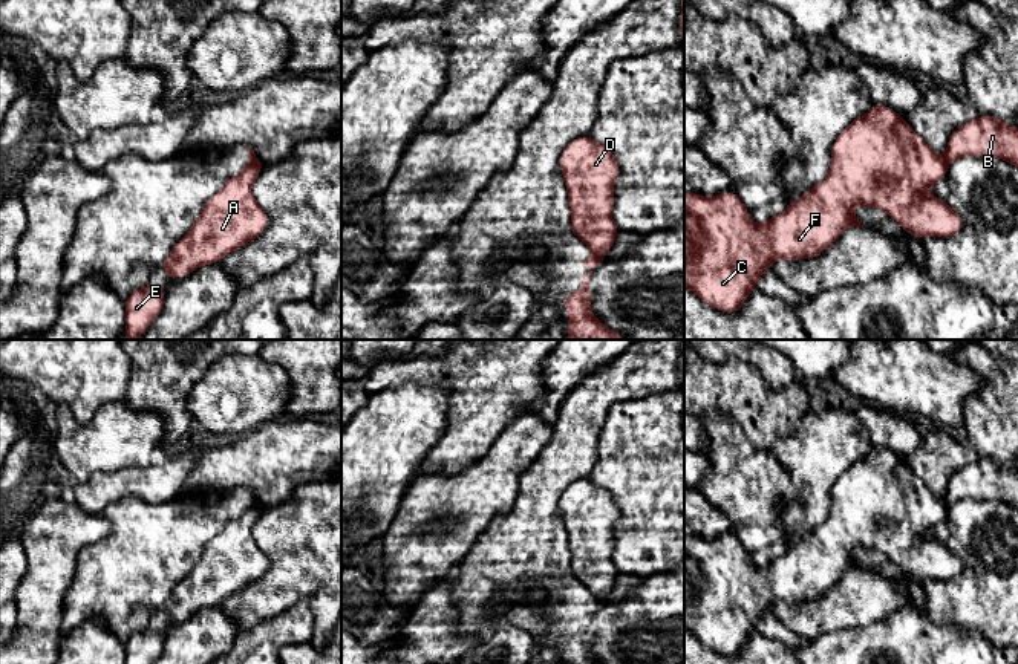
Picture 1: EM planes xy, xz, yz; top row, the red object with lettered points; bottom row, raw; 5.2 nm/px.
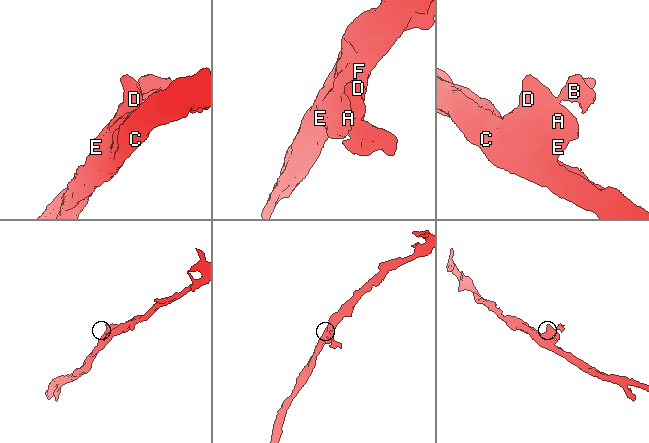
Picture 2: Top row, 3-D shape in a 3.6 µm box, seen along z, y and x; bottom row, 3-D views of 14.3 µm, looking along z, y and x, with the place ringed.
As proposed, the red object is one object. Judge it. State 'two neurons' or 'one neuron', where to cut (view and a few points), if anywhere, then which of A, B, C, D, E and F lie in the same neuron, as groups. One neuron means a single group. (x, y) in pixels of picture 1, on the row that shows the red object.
two neurons; cut in xz along (593, 254), (600, 259); A C D E F / B

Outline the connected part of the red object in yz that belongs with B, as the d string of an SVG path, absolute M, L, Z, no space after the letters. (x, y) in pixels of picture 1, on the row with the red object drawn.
M980 115L954 130L945 151L951 164L964 156L1000 158L1018 167L1018 127L992 115Z

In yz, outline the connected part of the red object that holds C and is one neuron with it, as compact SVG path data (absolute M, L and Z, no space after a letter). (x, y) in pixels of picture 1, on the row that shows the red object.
M873 103L871 109L848 124L831 148L830 173L821 185L805 191L784 213L755 223L749 208L732 191L704 197L684 193L684 286L704 304L733 314L758 289L758 278L772 269L775 259L805 260L822 254L848 226L863 228L854 216L856 205L876 207L912 237L955 236L961 216L945 200L926 191L948 174L948 164L891 107Z

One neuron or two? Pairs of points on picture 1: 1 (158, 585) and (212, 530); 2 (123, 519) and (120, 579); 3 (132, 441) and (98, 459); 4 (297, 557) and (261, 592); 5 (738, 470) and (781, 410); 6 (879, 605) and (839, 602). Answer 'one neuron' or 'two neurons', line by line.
1: one neuron
2: one neuron
3: one neuron
4: one neuron
5: two neurons
6: one neuron

